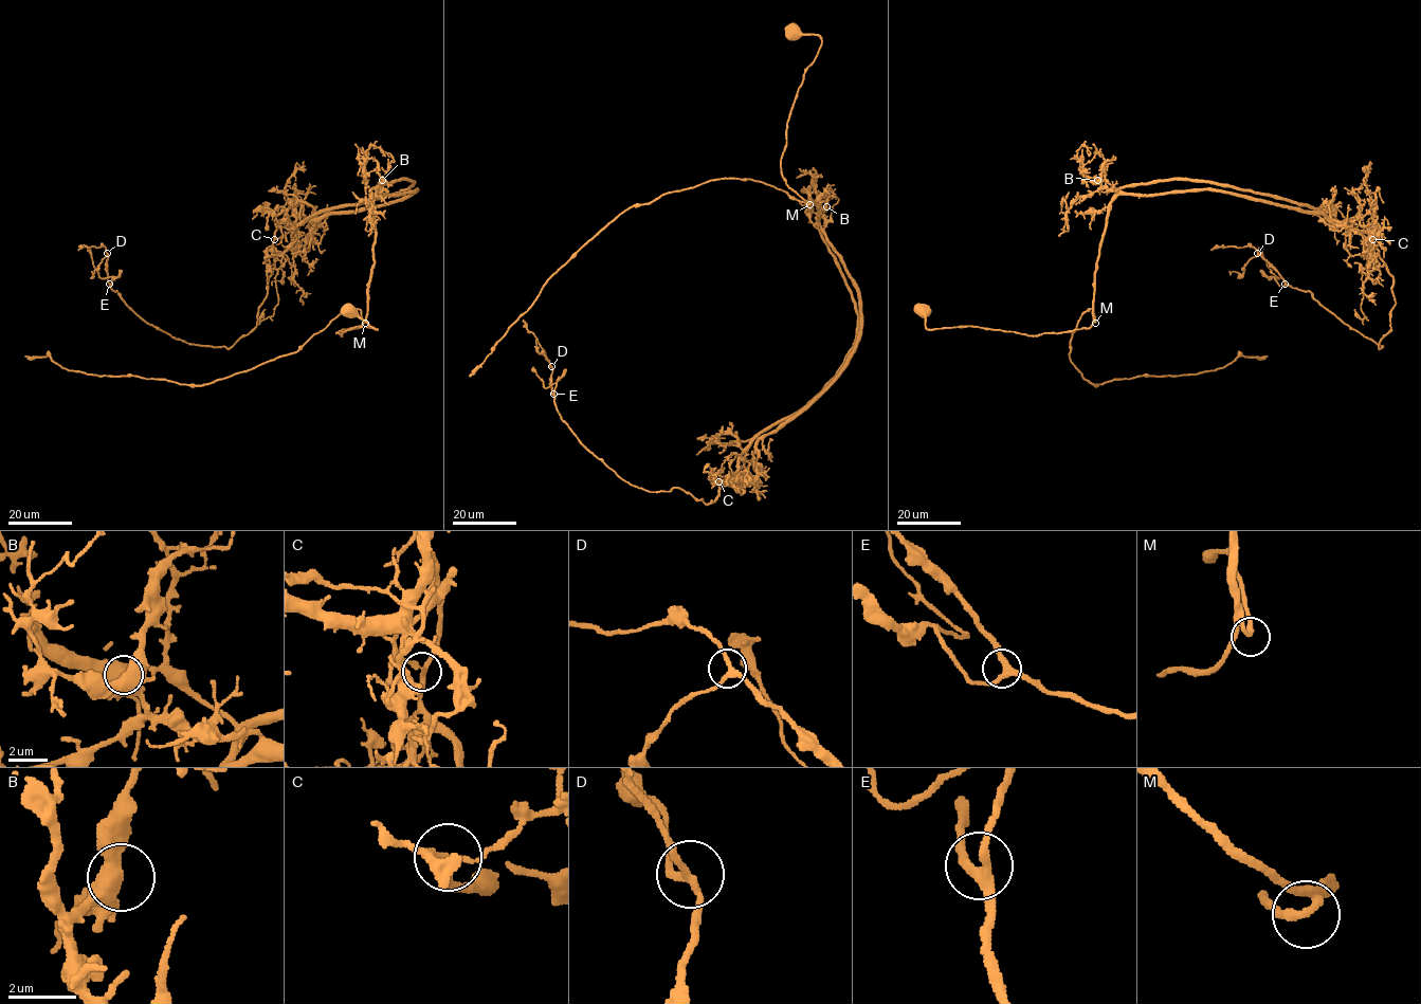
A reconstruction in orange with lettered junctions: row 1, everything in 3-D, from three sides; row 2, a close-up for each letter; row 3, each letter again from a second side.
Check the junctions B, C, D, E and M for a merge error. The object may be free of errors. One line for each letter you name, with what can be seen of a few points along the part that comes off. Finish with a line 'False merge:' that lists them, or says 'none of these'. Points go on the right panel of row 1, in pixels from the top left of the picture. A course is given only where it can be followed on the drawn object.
C: Course of the part to remove: (1372, 239), (1391, 276), (1395, 305), (1379, 349), (1309, 291), (1290, 287), (1253, 247), (1210, 250)
False merge: C

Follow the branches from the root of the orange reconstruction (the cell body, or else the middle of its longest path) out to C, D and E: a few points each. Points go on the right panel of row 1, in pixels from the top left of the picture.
C: (922, 311), (929, 329), (1088, 328), (1108, 204), (1121, 187), (1148, 182), (1275, 195), (1372, 239)
D: (922, 311), (929, 329), (1088, 328), (1108, 205), (1222, 189), (1361, 234), (1394, 281), (1382, 346), (1257, 253)
E: (922, 311), (929, 329), (1088, 328), (1108, 205), (1222, 189), (1361, 234), (1394, 281), (1382, 346), (1285, 284)

